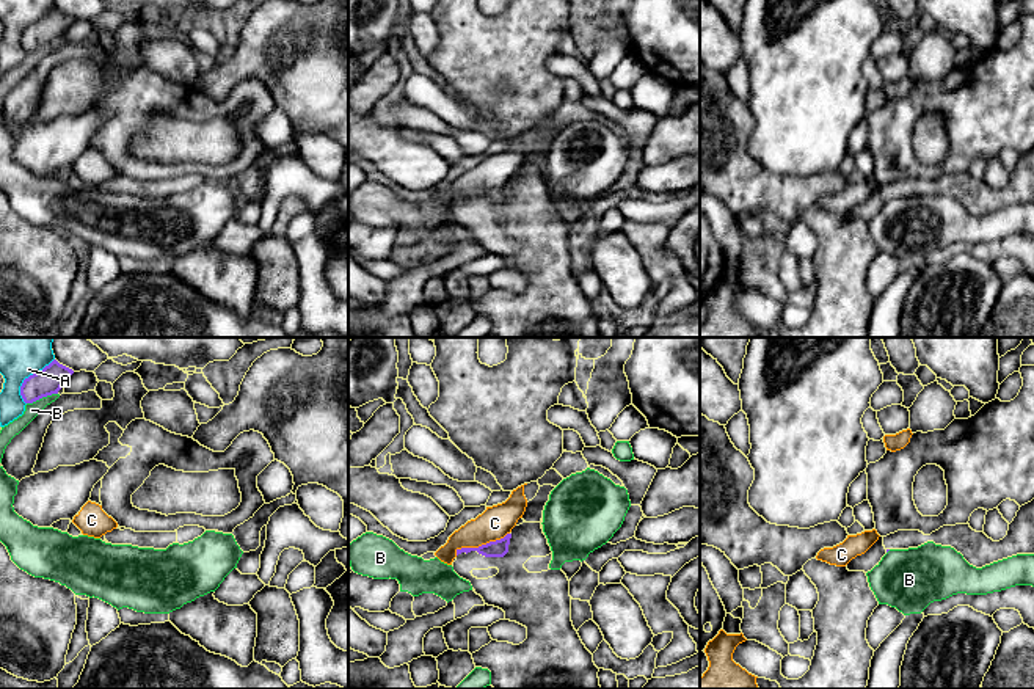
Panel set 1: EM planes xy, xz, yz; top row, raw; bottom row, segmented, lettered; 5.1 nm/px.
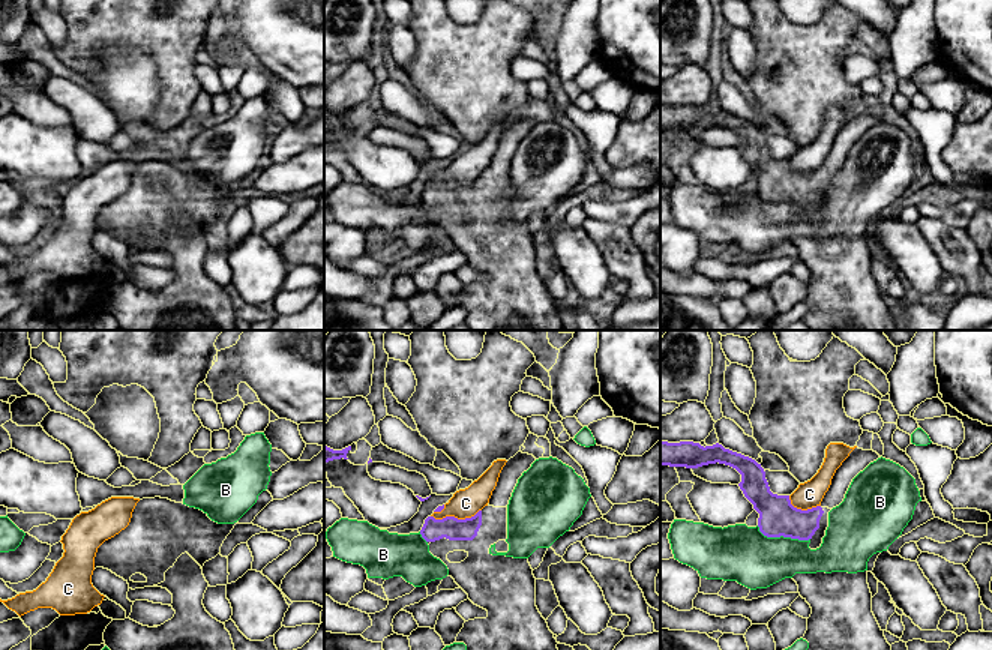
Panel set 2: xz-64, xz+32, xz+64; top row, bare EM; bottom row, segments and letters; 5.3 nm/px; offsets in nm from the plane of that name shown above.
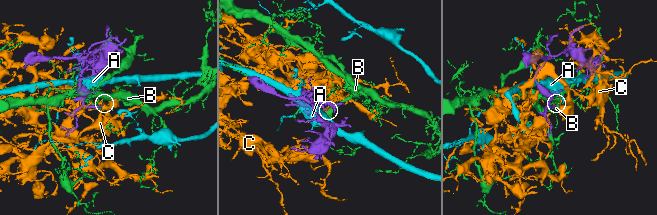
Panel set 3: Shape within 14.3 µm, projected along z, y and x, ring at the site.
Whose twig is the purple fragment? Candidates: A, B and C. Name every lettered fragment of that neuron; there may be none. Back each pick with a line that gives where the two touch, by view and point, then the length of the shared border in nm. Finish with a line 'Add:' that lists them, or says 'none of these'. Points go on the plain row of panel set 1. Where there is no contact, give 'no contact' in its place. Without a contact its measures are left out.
Add: none of these

